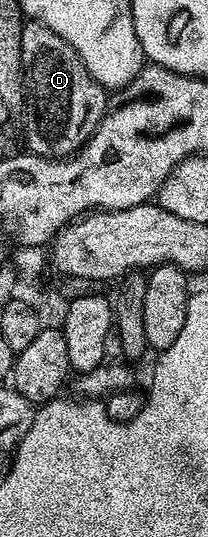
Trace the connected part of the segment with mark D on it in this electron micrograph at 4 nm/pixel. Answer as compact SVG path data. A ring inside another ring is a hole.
M30 22L22 29L20 38L20 58L22 59L22 89L26 91L26 144L31 153L47 158L65 158L73 156L78 149L90 141L91 134L98 129L98 123L108 111L106 104L107 89L95 82L92 74L84 66L82 59L48 26Z

